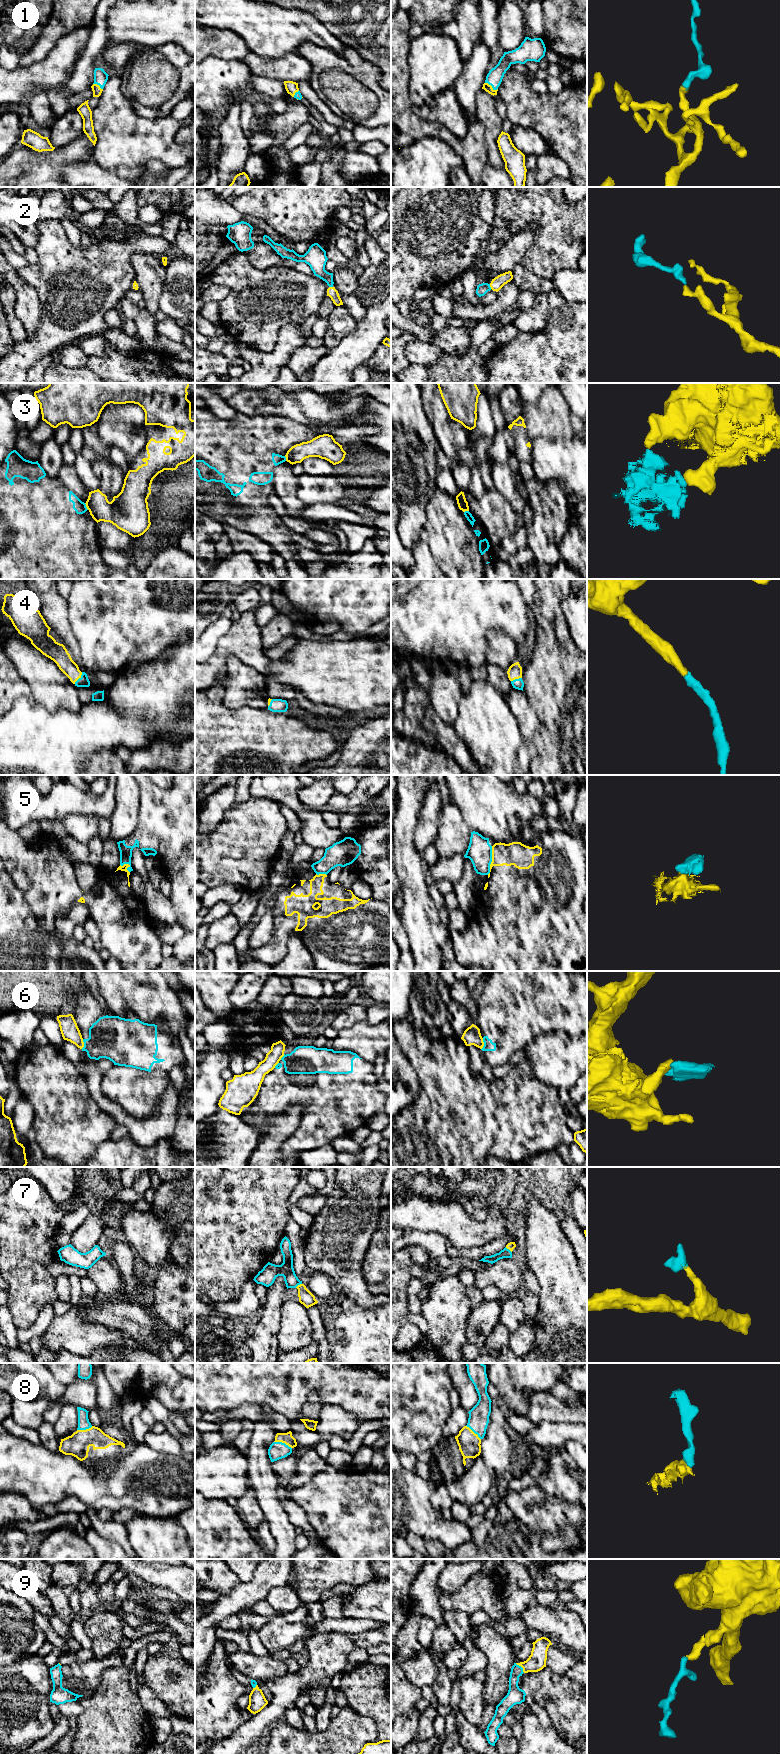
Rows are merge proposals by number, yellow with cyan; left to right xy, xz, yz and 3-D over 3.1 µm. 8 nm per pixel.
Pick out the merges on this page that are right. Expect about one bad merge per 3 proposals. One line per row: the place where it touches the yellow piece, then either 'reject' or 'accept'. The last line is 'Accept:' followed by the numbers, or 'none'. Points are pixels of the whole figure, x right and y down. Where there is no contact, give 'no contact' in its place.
1: yz (491, 86) | accept
2: yz (490, 286) | accept
3: xy (86, 506) | reject
4: xy (79, 677) | accept
5: yz (492, 860) | reject
6: yz (483, 1044) | reject
7: xz (298, 1285) | accept
8: xz (283, 1442) | accept
9: yz (521, 1666) | accept
Accept: 1, 2, 4, 7, 8, 9

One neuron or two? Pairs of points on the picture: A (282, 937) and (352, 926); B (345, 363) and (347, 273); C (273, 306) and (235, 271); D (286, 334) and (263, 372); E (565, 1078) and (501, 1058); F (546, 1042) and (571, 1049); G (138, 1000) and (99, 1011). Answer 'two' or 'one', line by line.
A: one
B: two
C: one
D: one
E: two
F: one
G: two

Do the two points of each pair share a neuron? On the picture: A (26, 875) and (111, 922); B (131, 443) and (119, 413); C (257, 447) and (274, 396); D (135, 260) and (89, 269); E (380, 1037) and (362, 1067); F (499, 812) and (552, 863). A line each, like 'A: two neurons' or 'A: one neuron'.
A: one neuron
B: one neuron
C: two neurons
D: two neurons
E: two neurons
F: two neurons

